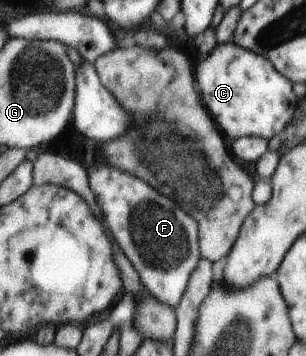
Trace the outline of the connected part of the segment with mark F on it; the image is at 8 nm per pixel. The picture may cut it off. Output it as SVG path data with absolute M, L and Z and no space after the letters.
M140 45L115 49L100 56L94 65L102 85L129 112L130 125L121 136L102 143L104 159L116 169L90 169L88 183L101 209L105 227L138 272L145 290L159 302L174 308L201 257L214 263L231 252L242 223L257 206L252 200L254 183L234 161L232 151L226 149L221 131L216 129L196 93L188 59L174 47L164 47L160 51L144 50Z

